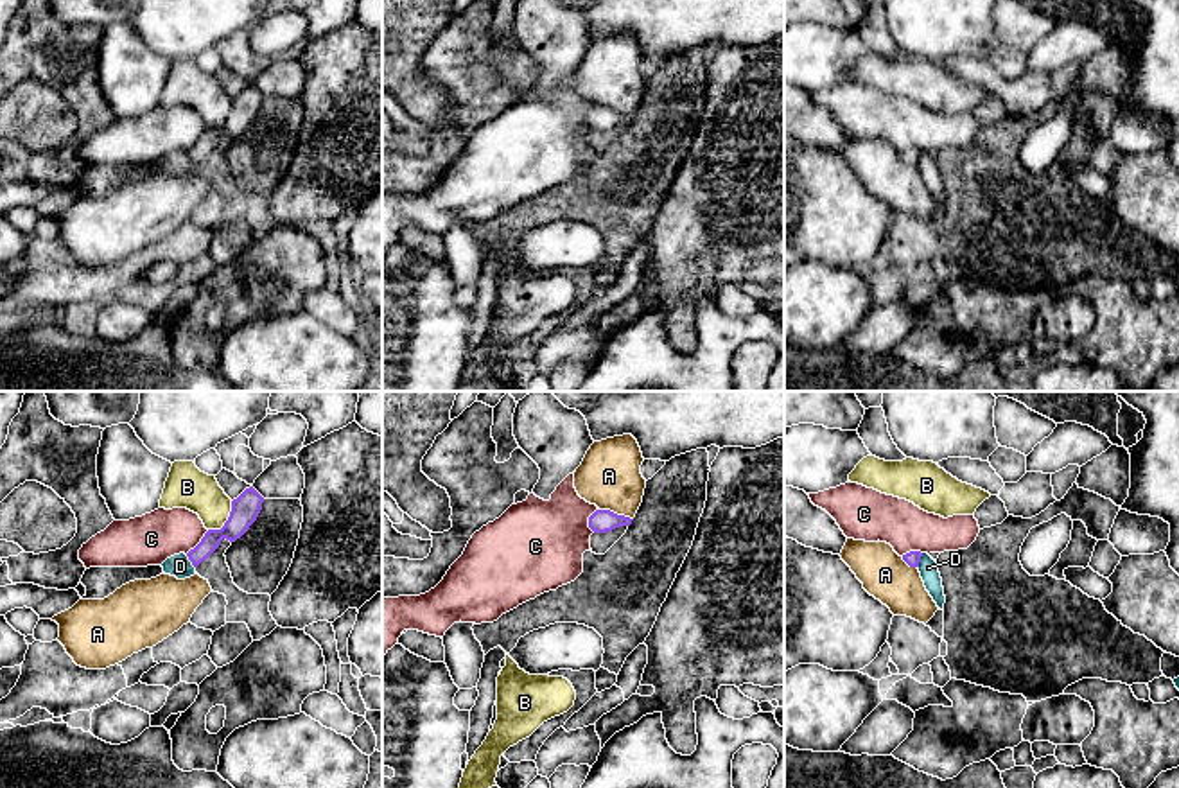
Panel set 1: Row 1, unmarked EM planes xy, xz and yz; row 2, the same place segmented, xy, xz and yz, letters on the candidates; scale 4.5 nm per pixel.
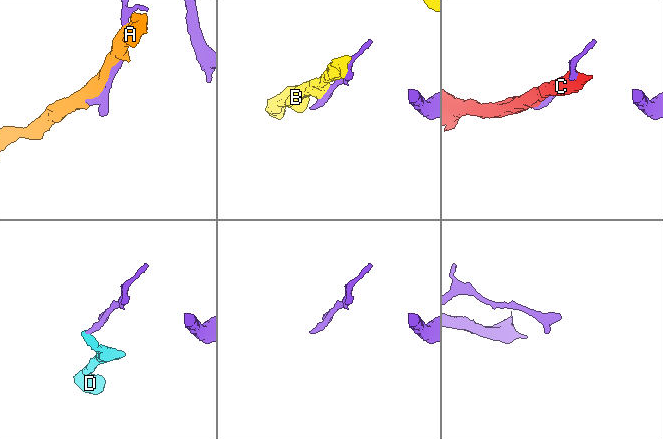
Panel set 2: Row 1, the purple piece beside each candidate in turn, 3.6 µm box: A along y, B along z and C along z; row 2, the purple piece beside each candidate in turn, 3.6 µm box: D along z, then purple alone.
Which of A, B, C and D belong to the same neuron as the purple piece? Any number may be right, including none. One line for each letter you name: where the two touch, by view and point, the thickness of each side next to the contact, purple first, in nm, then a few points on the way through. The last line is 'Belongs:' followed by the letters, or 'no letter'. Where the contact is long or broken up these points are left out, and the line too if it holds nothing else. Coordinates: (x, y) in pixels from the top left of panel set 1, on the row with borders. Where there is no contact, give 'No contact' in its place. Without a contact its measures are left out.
Belongs: no letter

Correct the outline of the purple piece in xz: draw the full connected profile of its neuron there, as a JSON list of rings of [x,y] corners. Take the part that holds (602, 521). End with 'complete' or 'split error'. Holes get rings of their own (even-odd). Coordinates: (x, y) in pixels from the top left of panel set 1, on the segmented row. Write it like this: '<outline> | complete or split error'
[[[596,510],[590,517],[589,517],[589,528],[594,533],[607,533],[612,531],[619,526],[630,526],[633,519],[624,517],[624,515],[617,515],[610,510]]] | complete

